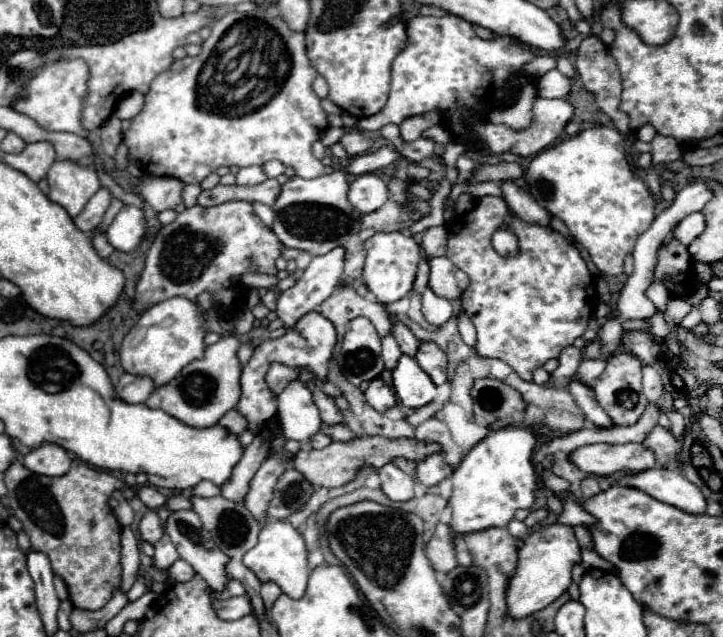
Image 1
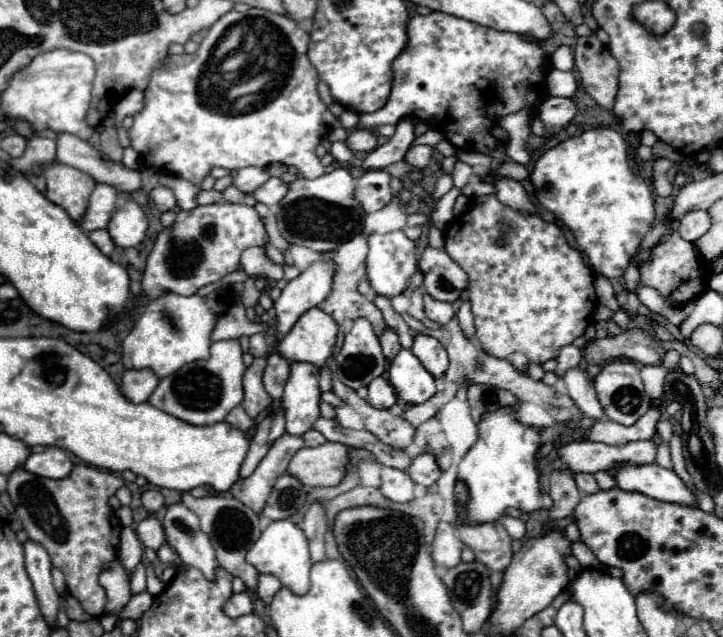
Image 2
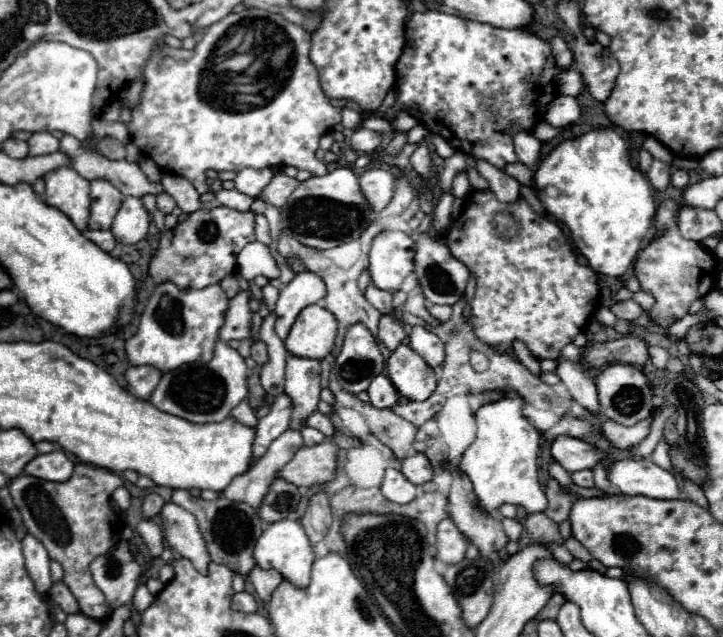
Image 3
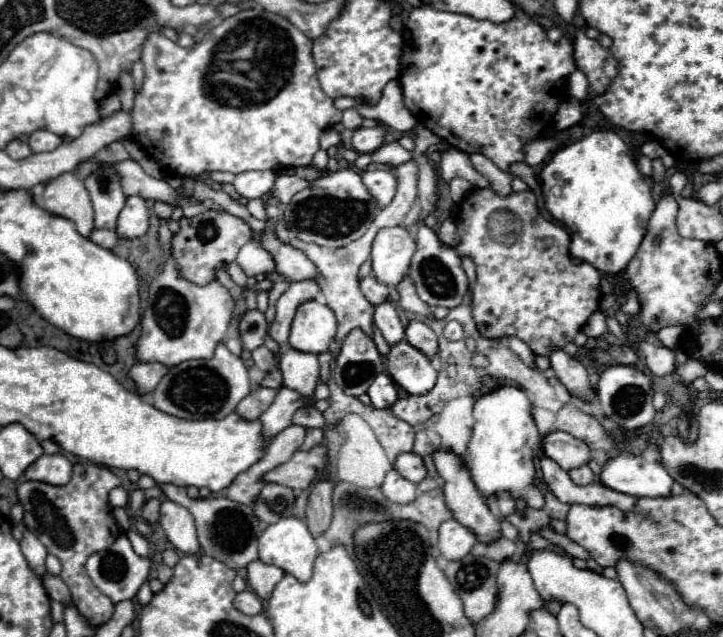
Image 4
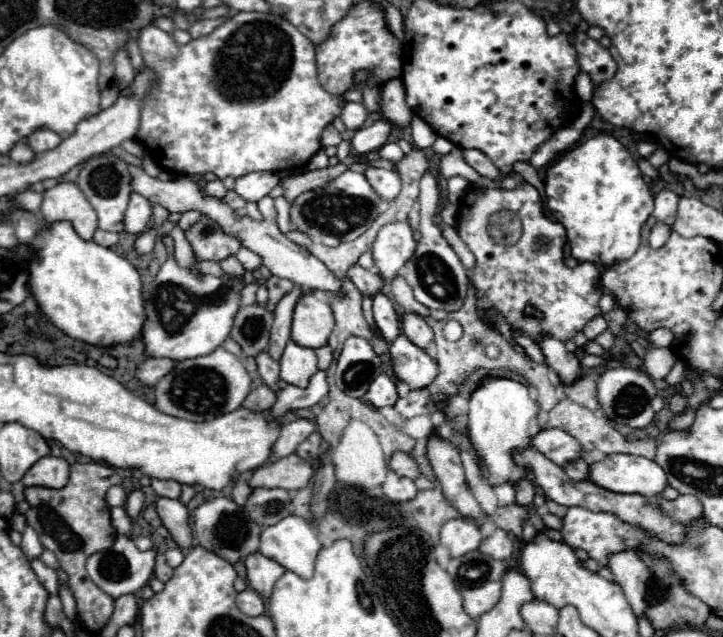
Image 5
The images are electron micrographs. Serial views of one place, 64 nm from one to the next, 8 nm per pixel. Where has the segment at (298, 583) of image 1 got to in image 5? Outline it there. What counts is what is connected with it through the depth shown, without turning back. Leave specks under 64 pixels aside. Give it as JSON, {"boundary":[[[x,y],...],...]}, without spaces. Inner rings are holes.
{"boundary":[[[286,516],[272,528],[264,528],[260,536],[260,552],[302,578],[310,578],[314,574],[314,562],[316,562],[316,554],[320,548],[322,544],[318,540],[316,526],[310,520],[300,518],[300,516]]]}

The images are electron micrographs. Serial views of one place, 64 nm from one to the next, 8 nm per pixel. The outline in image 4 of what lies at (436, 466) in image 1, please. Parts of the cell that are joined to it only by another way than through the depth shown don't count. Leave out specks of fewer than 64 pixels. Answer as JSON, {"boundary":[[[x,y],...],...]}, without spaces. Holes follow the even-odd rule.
{"boundary":[[[400,454],[396,460],[394,460],[394,470],[400,474],[400,476],[404,476],[404,478],[408,478],[410,482],[414,482],[414,484],[418,484],[420,480],[424,480],[426,478],[426,468],[424,468],[424,462],[422,462],[422,458],[418,456],[418,454]]]}

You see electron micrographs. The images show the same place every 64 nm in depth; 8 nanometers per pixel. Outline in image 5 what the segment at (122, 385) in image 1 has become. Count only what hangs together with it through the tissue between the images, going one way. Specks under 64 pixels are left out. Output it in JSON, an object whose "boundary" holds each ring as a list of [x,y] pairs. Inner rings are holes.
{"boundary":[[[148,358],[142,366],[138,366],[136,370],[136,376],[140,382],[148,384],[148,386],[154,386],[158,380],[162,380],[172,368],[176,366],[174,360],[170,358]]]}

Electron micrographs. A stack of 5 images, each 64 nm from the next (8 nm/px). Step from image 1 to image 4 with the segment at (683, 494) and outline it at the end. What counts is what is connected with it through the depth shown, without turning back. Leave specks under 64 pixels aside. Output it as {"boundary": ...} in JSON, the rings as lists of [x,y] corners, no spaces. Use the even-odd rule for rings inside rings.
{"boundary":[[[628,452],[610,458],[602,466],[600,482],[616,492],[636,498],[670,496],[670,488],[674,484],[662,464],[646,460],[644,456],[632,456]]]}

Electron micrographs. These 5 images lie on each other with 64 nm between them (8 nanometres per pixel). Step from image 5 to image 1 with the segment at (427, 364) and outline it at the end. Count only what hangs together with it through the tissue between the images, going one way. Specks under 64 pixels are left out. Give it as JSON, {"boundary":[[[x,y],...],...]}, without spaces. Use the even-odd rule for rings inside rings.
{"boundary":[[[402,354],[398,360],[398,366],[392,370],[392,386],[396,390],[398,400],[406,406],[406,408],[420,408],[428,402],[432,402],[436,398],[436,384],[432,382],[432,378],[420,368],[420,364],[416,362],[416,358]]]}

